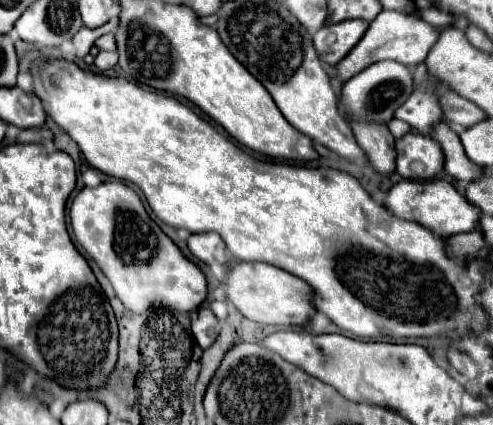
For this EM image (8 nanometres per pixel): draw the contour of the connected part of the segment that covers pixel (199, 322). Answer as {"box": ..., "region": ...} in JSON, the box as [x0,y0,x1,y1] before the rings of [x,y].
{"box":[192,307,220,349],"region":[[[210,307],[198,309],[198,313],[192,319],[192,333],[202,349],[208,349],[208,345],[212,345],[212,341],[220,333],[220,323],[214,317],[214,313],[210,311]]]}

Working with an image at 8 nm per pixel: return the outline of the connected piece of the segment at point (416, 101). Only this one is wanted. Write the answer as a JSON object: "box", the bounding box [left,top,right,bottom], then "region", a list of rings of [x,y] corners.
{"box":[394,89,442,135],"region":[[[414,89],[412,97],[396,109],[394,117],[410,123],[410,127],[422,135],[428,135],[432,125],[442,119],[436,97],[432,97],[432,93],[424,93],[424,89]]]}

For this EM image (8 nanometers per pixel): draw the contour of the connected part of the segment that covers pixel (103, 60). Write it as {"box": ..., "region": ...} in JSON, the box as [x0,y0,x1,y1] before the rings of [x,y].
{"box":[94,51,118,71],"region":[[[100,51],[100,53],[96,55],[96,61],[94,61],[94,65],[96,65],[100,71],[112,69],[116,63],[118,63],[118,57],[116,57],[116,53],[112,53],[112,51]]]}

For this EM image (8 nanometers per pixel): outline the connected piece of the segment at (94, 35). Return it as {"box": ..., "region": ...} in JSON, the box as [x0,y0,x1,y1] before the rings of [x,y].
{"box":[72,19,116,59],"region":[[[110,19],[104,27],[98,27],[98,29],[82,27],[80,33],[76,33],[76,37],[72,39],[72,41],[74,41],[74,47],[76,47],[76,55],[82,59],[82,57],[90,51],[90,47],[94,45],[94,41],[96,41],[98,37],[102,37],[104,33],[110,33],[114,27],[116,27],[116,19]]]}

